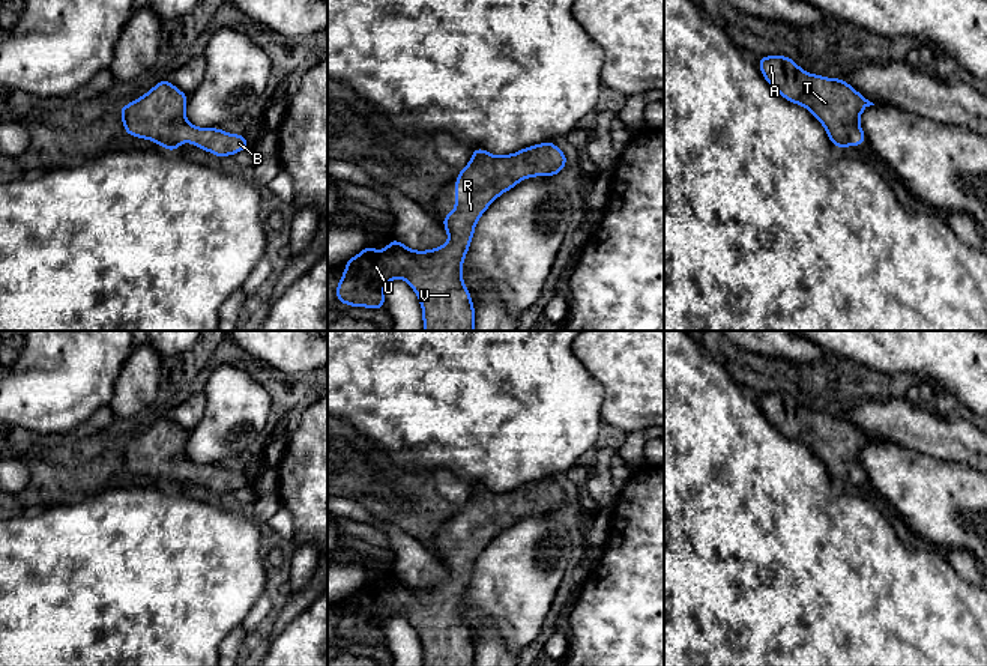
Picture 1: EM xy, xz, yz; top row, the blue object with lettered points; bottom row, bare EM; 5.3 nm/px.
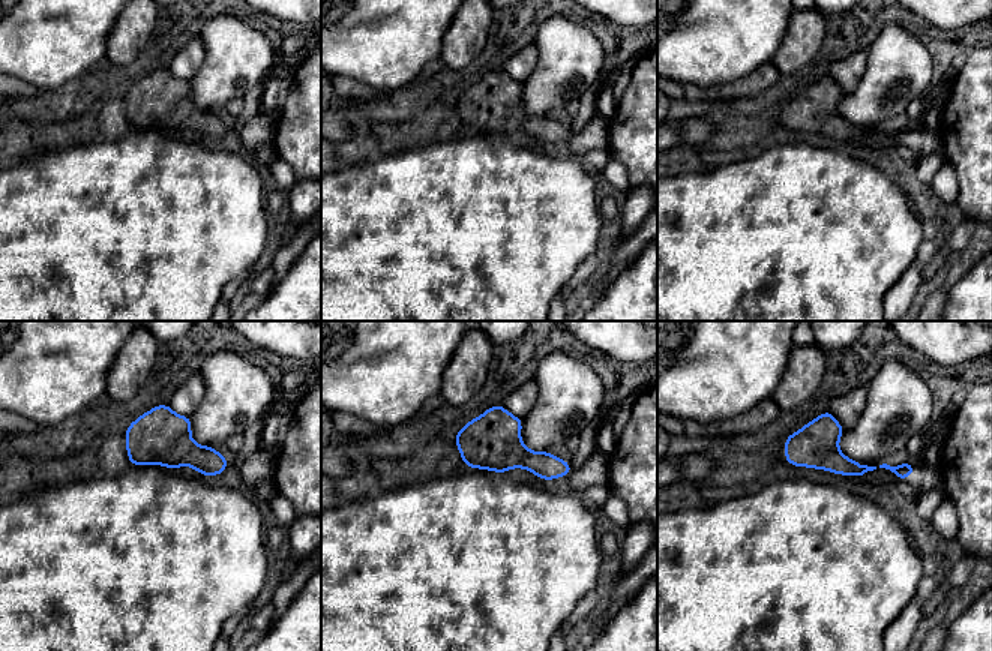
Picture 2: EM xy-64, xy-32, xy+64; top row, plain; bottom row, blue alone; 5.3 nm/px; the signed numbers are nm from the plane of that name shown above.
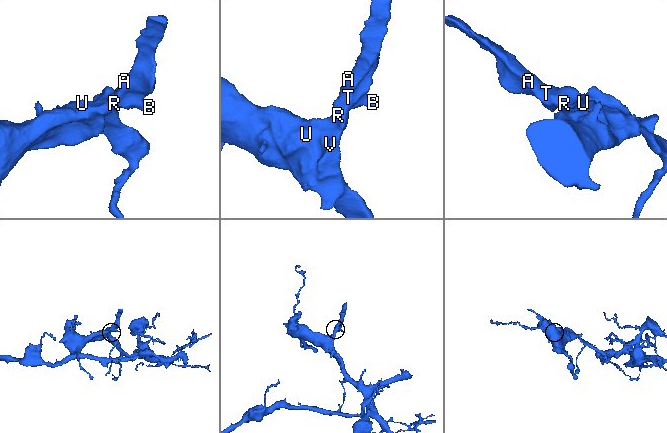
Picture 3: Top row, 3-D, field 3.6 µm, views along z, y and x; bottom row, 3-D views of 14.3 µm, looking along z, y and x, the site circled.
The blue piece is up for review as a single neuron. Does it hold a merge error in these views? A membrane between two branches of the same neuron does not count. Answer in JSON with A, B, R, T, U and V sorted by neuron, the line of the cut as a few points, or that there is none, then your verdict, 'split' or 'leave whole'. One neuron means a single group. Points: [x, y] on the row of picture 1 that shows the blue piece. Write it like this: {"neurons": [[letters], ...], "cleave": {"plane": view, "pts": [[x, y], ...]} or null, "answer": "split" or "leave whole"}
{"neurons": [["A", "B", "R", "T", "U", "V"]], "cleave": null, "answer": "leave whole"}

